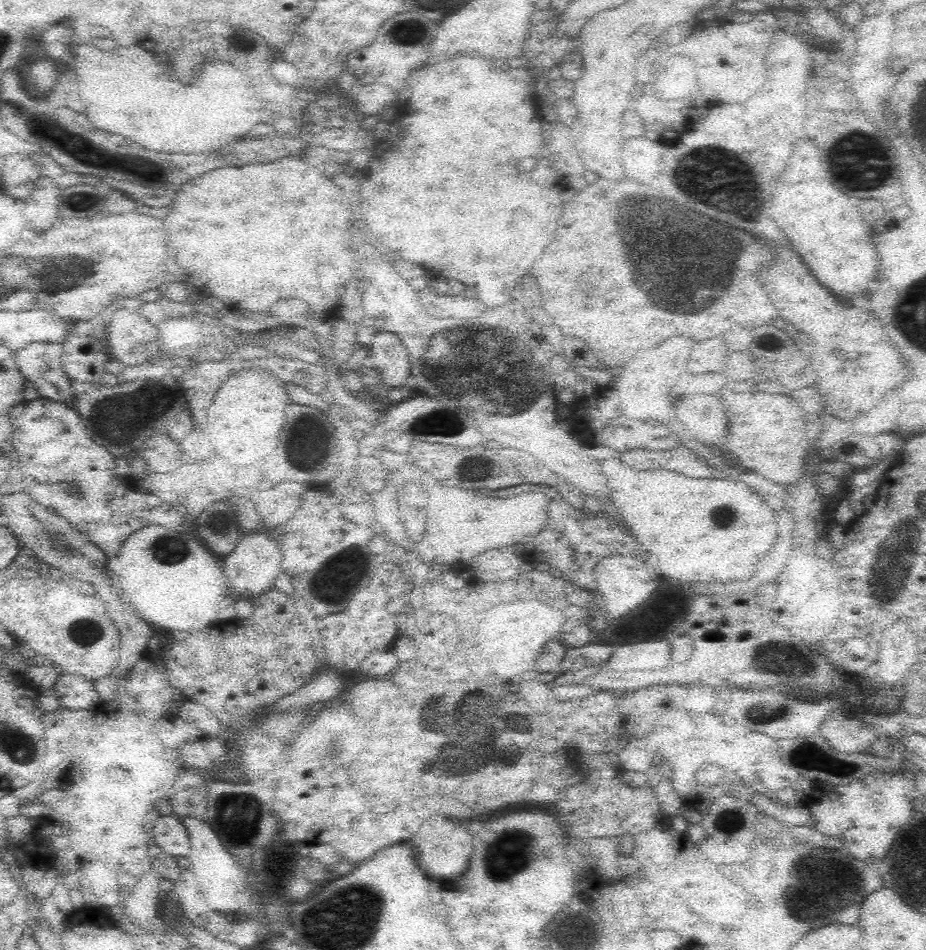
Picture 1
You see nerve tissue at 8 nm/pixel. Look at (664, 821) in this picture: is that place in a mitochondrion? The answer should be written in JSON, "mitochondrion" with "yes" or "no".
{"mitochondrion":"no"}

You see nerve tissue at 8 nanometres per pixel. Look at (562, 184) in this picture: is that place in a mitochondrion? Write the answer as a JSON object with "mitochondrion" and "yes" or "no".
{"mitochondrion":"no"}

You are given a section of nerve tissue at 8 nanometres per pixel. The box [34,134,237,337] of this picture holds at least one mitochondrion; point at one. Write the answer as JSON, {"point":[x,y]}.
{"point":[75,269]}

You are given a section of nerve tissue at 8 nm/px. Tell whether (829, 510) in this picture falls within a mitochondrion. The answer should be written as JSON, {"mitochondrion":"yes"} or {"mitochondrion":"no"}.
{"mitochondrion":"no"}

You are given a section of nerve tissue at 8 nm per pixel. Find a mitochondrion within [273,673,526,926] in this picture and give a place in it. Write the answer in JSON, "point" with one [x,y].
{"point":[474,744]}

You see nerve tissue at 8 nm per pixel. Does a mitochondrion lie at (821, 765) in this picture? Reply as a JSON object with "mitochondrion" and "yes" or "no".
{"mitochondrion":"yes"}

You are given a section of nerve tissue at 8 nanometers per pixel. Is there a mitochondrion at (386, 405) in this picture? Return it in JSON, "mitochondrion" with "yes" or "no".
{"mitochondrion":"no"}

